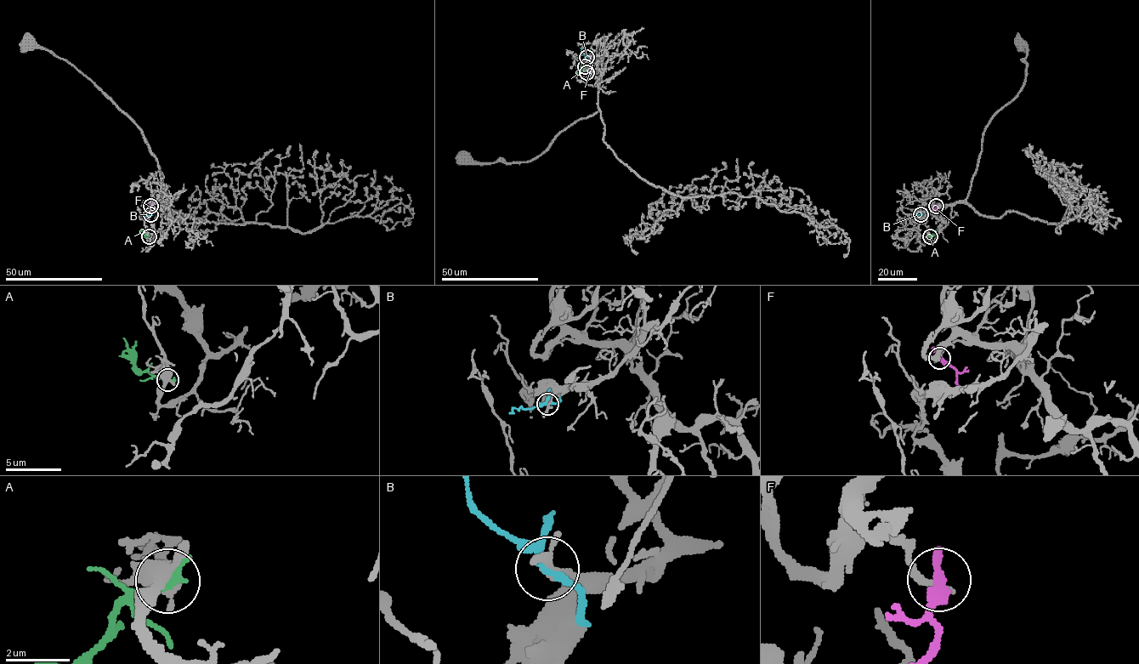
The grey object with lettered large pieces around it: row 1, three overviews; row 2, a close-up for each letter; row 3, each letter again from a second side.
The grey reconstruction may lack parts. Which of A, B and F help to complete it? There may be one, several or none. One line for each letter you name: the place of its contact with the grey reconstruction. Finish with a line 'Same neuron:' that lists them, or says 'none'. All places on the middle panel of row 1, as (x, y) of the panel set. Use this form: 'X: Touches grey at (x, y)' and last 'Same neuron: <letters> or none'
Same neuron: none

